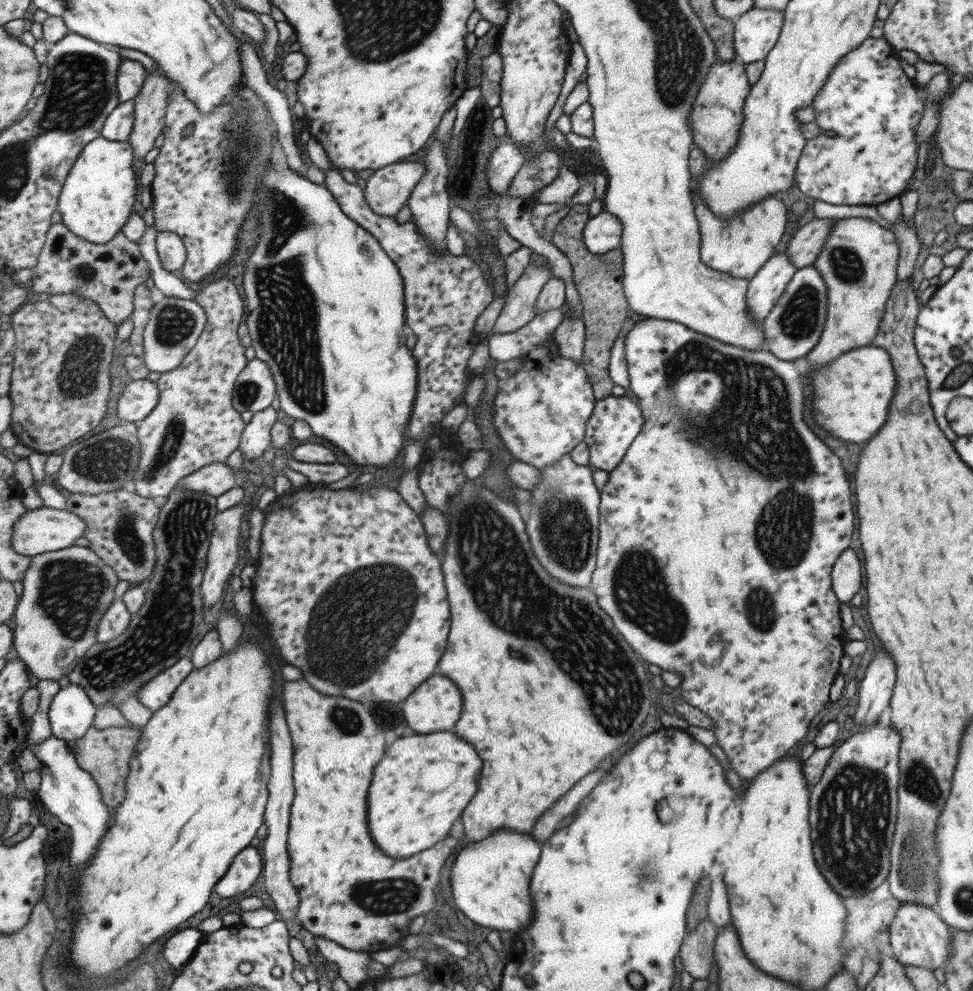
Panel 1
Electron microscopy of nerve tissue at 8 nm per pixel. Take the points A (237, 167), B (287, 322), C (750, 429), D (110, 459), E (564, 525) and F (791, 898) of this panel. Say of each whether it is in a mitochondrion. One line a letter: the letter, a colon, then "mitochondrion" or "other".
A: mitochondrion
B: mitochondrion
C: mitochondrion
D: mitochondrion
E: mitochondrion
F: other

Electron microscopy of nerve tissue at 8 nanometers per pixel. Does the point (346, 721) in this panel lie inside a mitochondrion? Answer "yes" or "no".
yes

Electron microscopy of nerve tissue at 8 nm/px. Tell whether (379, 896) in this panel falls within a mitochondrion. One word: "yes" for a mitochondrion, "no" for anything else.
yes

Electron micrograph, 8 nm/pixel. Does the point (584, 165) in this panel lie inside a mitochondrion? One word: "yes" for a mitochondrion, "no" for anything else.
no

